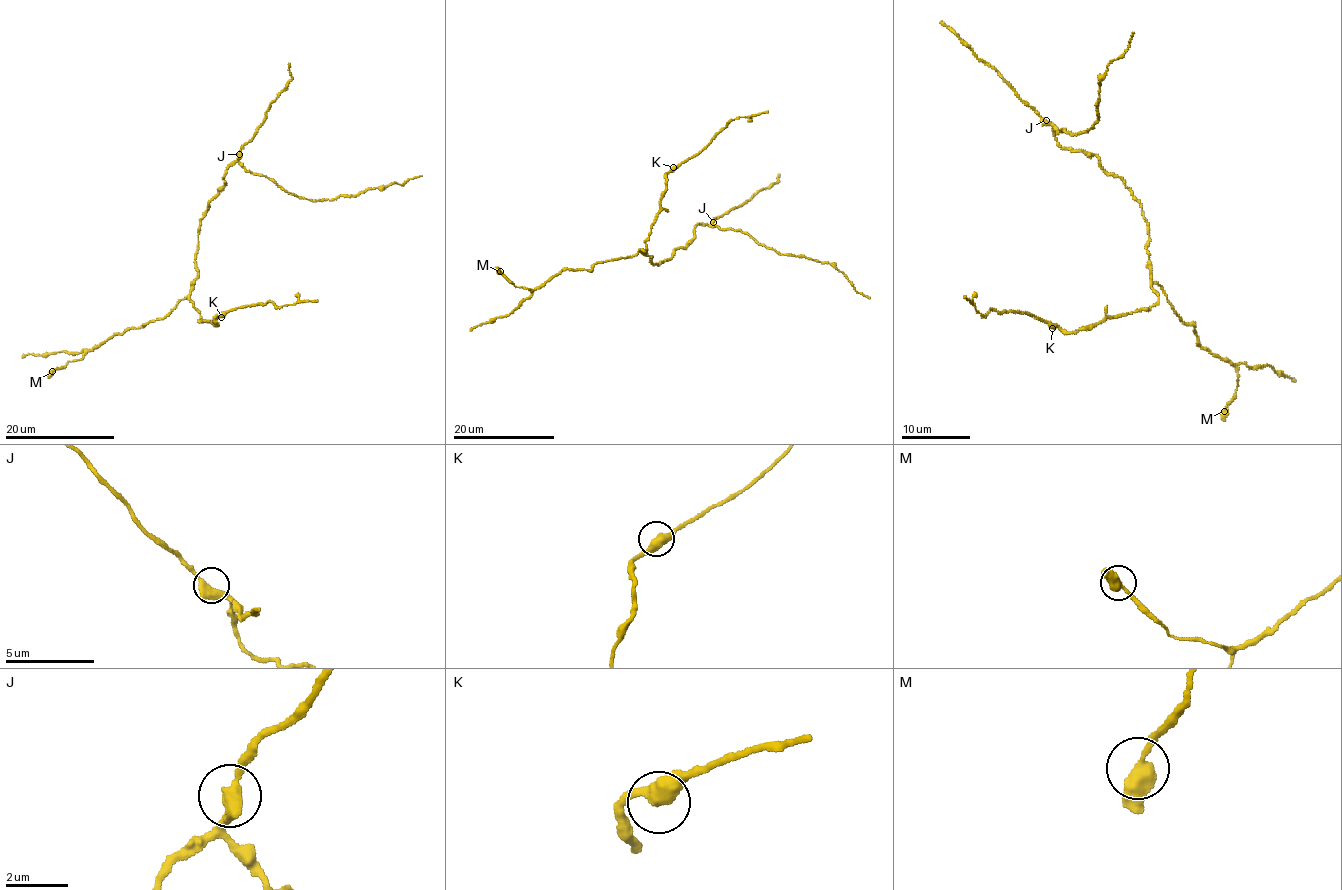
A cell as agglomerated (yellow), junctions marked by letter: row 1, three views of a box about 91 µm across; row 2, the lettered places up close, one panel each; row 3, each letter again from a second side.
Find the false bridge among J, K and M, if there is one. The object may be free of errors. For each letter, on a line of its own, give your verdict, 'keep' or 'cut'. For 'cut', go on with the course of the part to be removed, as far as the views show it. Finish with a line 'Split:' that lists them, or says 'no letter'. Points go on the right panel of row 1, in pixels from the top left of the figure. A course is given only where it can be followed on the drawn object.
J: keep
K: keep
M: keep
Split: no letter

